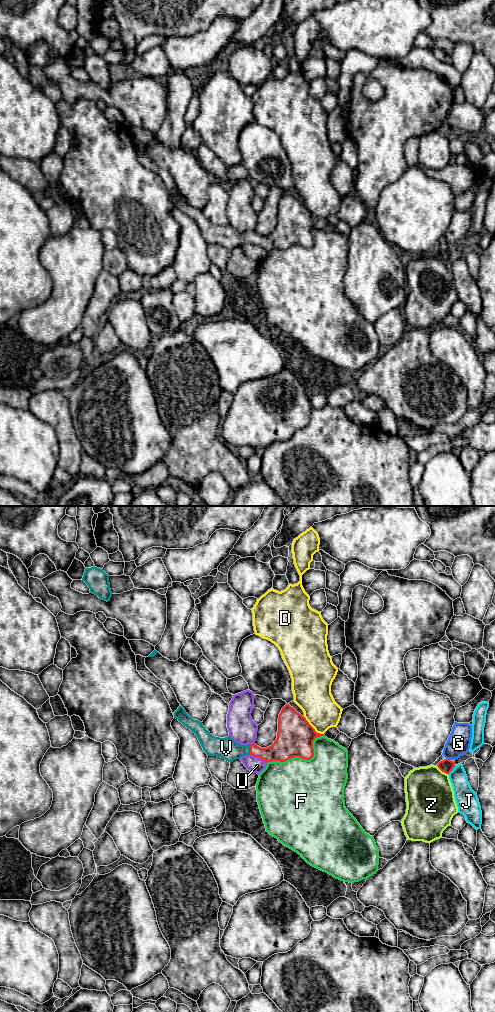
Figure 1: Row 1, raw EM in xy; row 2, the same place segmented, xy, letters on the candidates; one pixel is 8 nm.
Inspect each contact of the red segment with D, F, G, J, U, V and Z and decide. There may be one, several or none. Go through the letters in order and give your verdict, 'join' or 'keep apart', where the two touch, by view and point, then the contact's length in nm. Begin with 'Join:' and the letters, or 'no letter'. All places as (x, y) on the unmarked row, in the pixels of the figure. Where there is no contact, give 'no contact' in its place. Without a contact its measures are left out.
Join: V
D: keep apart | xy (312, 215) | 220 nm
F: keep apart | xy (302, 246) | 500 nm
G: keep apart | xy (448, 247) | 40 nm
J: keep apart | xy (452, 257) | 100 nm
U: keep apart | xy (259, 245) | 160 nm
V: join | xy (250, 238) | 80 nm
Z: keep apart | xy (442, 259) | 120 nm

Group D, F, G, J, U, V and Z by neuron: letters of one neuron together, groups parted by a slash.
D / F / G / J / U / V / Z

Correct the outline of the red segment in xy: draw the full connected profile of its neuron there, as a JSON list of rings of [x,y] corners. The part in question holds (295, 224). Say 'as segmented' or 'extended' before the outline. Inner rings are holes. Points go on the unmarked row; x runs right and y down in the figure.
extended; [[[286,192],[278,206],[278,220],[274,231],[261,236],[255,231],[240,233],[230,224],[219,226],[205,217],[202,210],[192,207],[182,194],[174,200],[174,206],[197,224],[207,244],[217,244],[228,250],[244,243],[261,246],[265,250],[285,250],[294,245],[310,248],[314,244],[313,229],[324,222],[317,221],[304,204]]]

